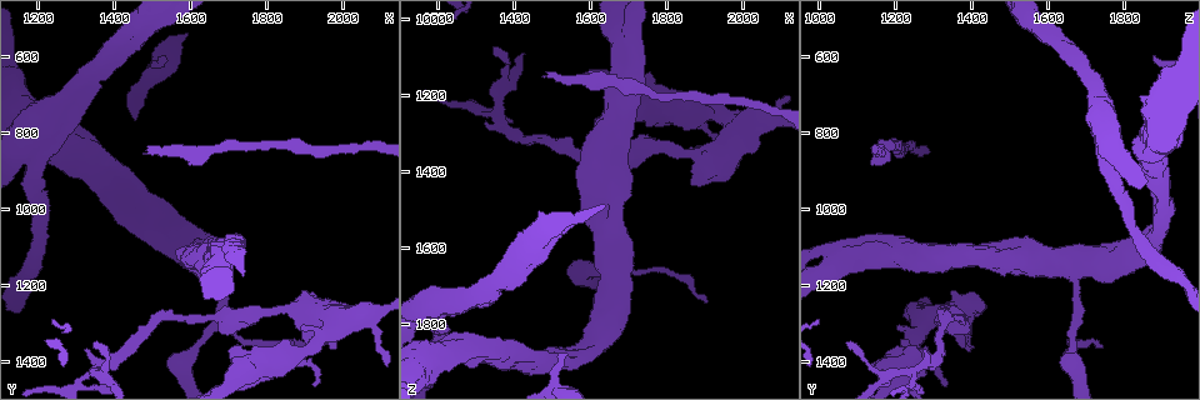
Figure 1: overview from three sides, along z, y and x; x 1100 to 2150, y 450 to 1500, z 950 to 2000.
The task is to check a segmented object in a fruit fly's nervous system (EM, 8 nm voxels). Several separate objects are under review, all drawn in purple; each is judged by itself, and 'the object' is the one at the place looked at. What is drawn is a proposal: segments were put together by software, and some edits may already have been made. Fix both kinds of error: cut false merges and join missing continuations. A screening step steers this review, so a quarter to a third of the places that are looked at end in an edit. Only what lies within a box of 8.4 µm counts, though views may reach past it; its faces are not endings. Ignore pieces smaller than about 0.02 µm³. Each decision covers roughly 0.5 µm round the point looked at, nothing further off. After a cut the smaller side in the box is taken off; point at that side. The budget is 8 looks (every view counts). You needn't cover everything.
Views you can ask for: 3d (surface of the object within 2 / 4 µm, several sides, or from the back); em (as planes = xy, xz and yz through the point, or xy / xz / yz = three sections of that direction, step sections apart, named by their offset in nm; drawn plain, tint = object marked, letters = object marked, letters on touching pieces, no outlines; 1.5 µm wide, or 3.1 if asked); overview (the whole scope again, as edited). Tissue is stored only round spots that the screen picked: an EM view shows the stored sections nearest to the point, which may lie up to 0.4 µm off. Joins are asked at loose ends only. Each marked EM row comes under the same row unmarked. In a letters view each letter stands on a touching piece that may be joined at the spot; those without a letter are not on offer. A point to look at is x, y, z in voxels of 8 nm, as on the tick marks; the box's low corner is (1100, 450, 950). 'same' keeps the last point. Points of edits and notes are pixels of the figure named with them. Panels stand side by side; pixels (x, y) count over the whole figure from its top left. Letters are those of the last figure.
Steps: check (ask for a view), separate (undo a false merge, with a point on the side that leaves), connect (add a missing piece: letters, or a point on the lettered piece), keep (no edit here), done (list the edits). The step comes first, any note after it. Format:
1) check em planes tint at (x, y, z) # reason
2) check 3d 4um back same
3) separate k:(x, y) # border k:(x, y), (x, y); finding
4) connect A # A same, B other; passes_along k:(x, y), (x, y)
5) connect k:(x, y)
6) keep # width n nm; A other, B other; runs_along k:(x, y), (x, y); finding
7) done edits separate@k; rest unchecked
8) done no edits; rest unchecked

check em planes letters at (1350, 1425, 1245) # three-way junction

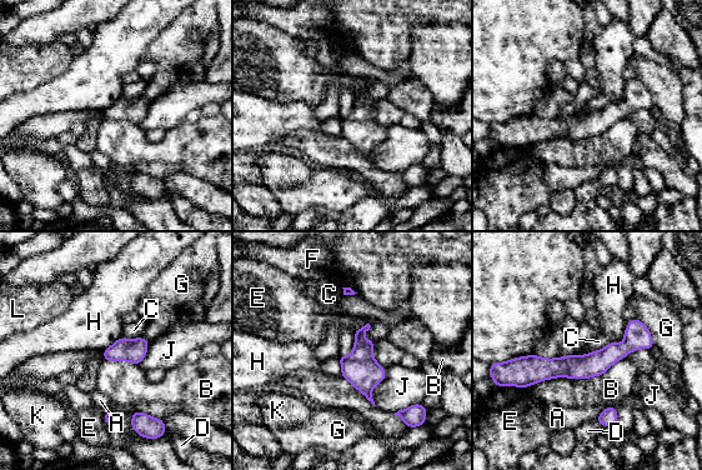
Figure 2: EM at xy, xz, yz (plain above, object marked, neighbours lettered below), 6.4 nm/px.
keep # longest_contact B 650 nm; A other, B other, C other, D other, E other, F other, G other, H other, J other, K other, L other; runs_along 2:(650, 341), (586, 366), (517, 370); one neuron here

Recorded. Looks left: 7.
check 3d 2um at (1895, 1315, 1210) # branch stops here

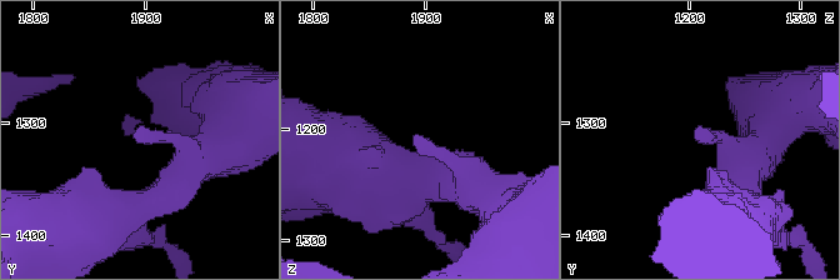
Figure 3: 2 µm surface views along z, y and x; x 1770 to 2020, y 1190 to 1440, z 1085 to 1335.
check em planes letters at (1890, 1310, 1206)

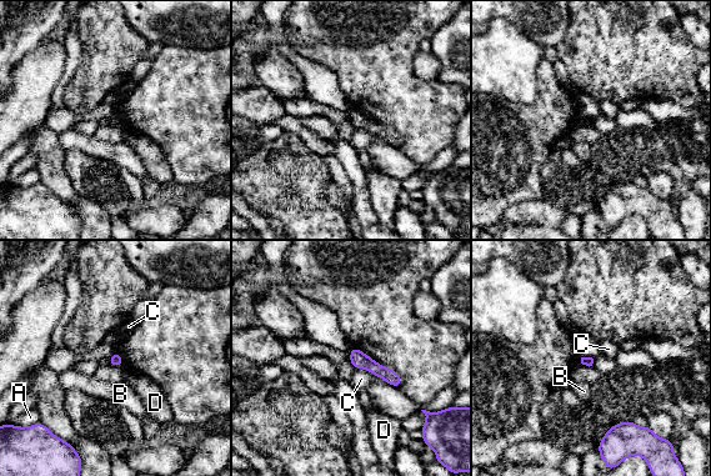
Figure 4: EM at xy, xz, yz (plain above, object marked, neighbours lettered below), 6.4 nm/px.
keep # A other, B other, C other, D other; border 4:(354, 367), (369, 370), (376, 376); no lettered piece goes on from it

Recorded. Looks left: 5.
check em xy step 8 letters at (1485, 850, 1150) # an open end

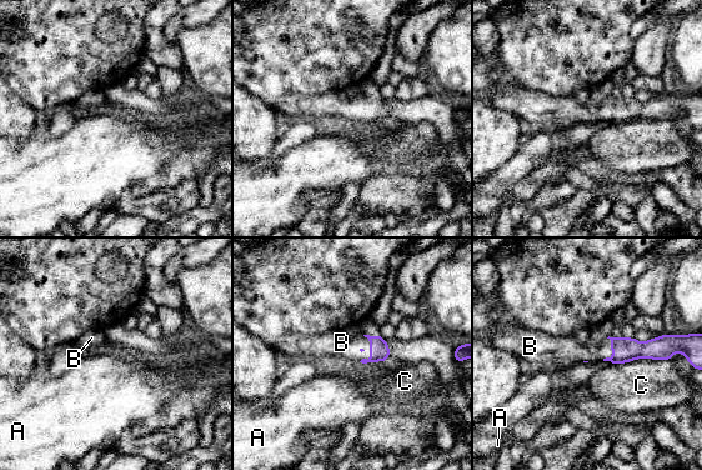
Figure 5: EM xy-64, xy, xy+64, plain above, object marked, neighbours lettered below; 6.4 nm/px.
connect B # longest_contact C 380 nm; A other, B same, C other; passes_along 5:(380, 351), (370, 351), (341, 343); it goes on there

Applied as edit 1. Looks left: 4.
done edits connect@5; rest unchecked

